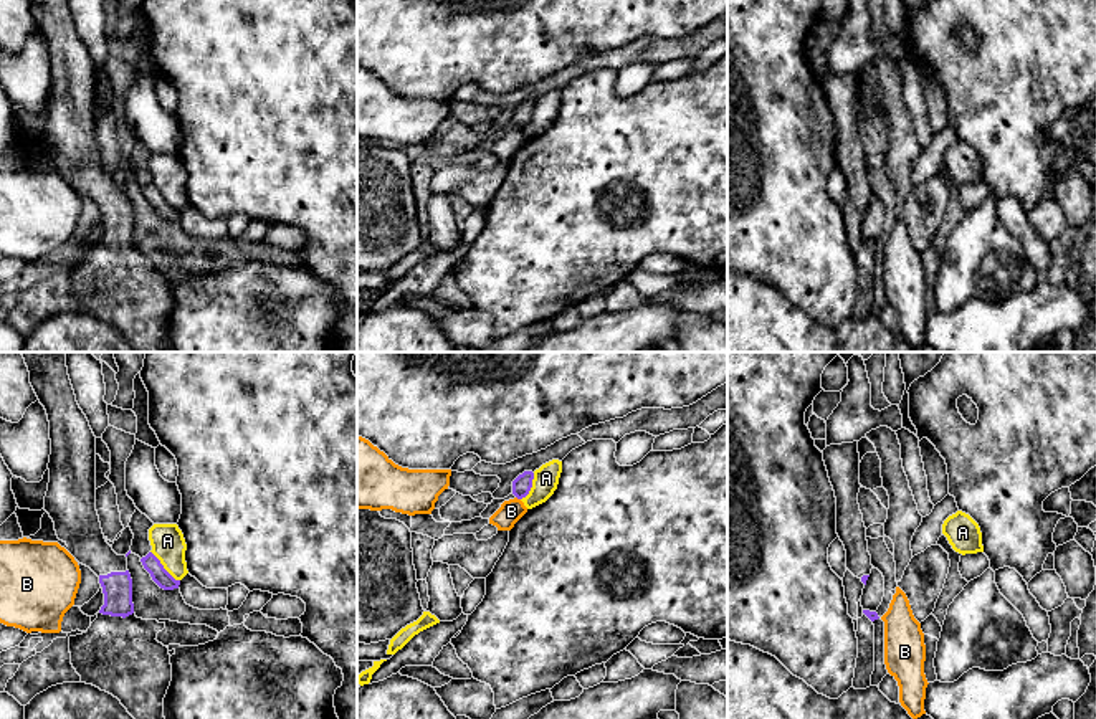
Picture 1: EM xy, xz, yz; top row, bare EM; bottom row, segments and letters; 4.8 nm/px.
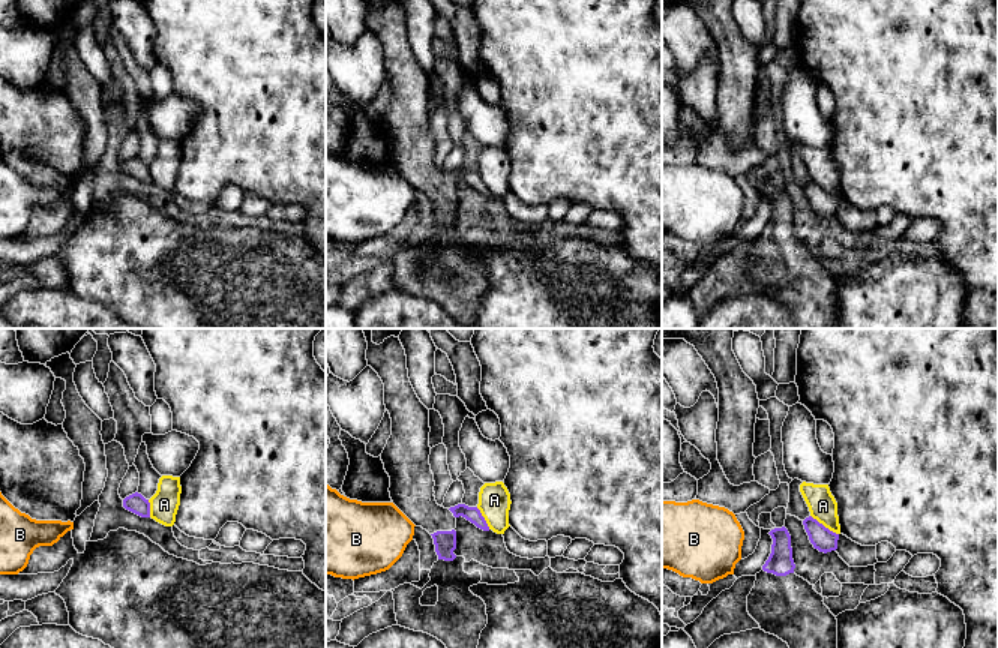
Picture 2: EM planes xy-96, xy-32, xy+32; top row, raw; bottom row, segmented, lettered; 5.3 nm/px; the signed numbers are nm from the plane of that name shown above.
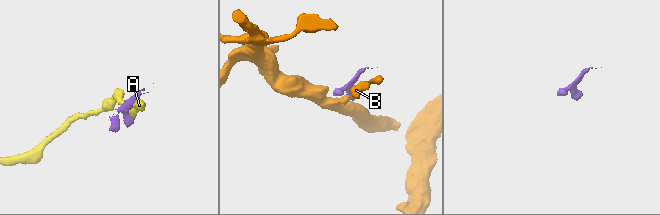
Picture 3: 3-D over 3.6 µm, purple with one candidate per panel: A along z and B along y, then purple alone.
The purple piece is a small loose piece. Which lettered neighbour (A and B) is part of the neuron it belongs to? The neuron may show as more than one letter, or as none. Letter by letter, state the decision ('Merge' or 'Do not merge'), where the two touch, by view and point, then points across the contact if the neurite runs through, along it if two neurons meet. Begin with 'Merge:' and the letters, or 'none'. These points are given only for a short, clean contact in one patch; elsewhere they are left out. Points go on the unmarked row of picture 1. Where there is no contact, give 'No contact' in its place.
Merge: none
A: Do not merge. Touches purple at xy (162, 197)
B: Do not merge. Touches purple at xz (518, 128). Boundary: xz (516, 126), (519, 129)

